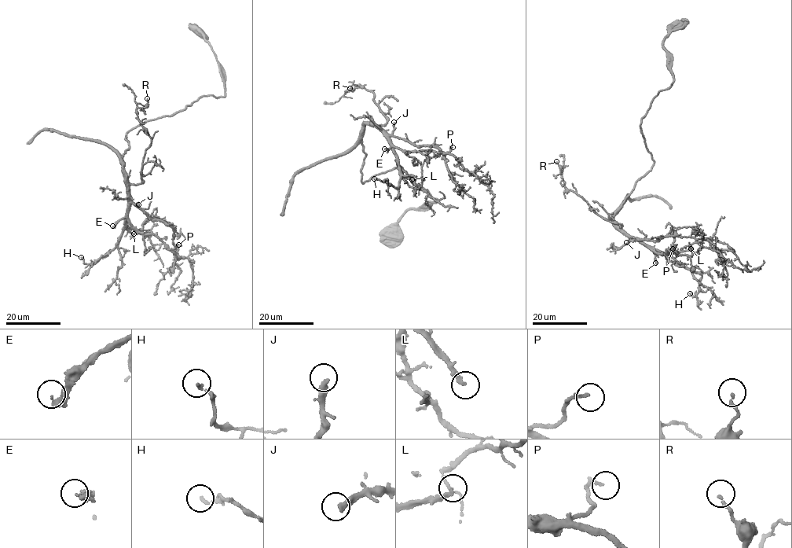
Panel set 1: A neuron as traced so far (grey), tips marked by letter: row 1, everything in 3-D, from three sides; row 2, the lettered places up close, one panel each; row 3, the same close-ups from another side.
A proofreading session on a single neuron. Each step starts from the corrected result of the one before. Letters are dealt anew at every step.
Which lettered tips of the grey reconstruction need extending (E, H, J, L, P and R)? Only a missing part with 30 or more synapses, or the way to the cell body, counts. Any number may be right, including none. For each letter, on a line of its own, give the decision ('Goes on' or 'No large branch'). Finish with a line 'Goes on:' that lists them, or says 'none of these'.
E: Goes on
H: No large branch
J: Goes on
L: Goes on
P: No large branch
R: No large branch
Goes on: E, J, L

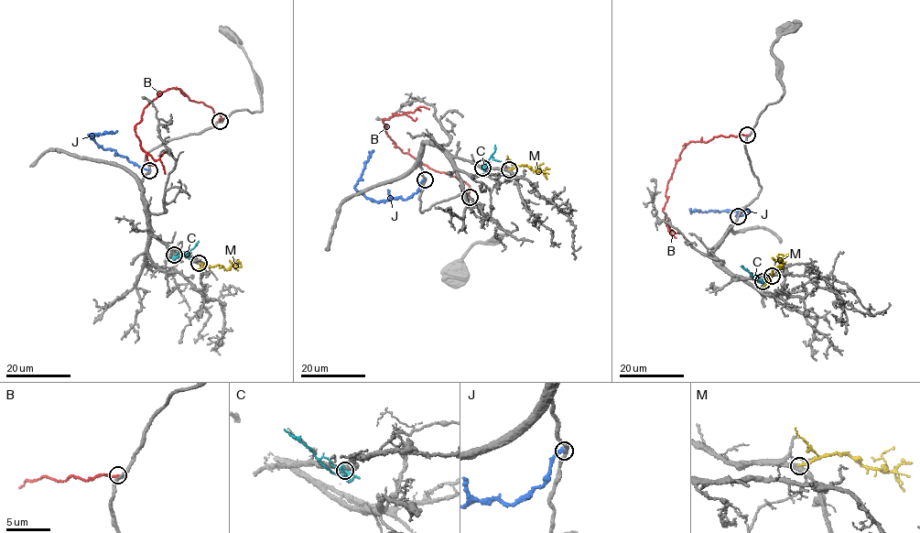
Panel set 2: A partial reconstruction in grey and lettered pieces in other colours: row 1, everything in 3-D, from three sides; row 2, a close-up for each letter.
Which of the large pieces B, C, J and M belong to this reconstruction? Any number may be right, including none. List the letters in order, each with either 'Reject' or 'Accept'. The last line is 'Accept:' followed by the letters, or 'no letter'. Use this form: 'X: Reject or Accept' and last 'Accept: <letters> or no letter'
B: Reject
C: Reject
J: Reject
M: Accept
Accept: M

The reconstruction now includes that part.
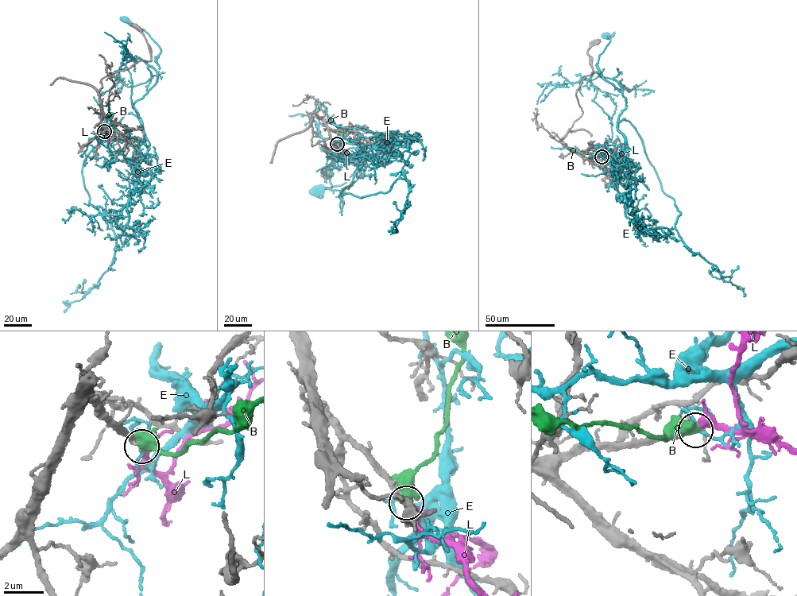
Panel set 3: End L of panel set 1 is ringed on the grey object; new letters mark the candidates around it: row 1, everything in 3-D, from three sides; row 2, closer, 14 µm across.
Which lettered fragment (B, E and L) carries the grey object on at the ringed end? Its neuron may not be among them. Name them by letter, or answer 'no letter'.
L

